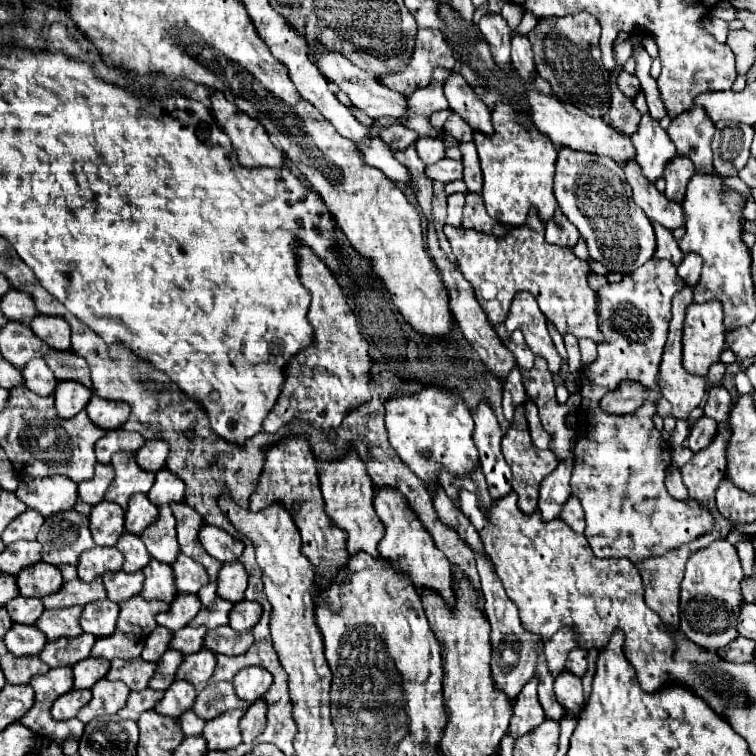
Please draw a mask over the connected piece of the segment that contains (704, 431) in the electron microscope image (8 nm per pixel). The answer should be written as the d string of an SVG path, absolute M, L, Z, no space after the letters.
M702 416L700 420L696 420L696 424L692 424L692 428L690 428L688 448L690 450L702 450L702 448L706 448L710 438L714 438L716 428L718 428L718 424L712 418L708 418L708 416Z

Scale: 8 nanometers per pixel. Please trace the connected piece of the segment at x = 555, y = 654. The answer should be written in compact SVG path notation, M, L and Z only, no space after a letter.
M566 626L566 630L558 630L550 640L546 640L544 654L548 660L548 668L554 676L558 676L558 672L562 672L568 652L576 646L578 646L578 634L576 634L576 630L572 630L572 626Z

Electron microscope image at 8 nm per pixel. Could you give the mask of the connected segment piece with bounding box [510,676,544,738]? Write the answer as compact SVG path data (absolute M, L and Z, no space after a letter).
M534 676L530 682L526 682L526 686L522 688L522 692L516 698L514 714L510 720L510 732L516 738L530 732L544 718L544 710L542 710L542 704L538 700L536 688L538 688L538 678Z

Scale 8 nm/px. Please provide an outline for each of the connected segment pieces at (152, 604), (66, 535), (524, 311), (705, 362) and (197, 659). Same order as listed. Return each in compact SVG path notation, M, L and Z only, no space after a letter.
M140 594L120 604L118 628L126 634L148 636L158 624L154 616L162 610L168 610L168 604L162 600L146 600Z
M76 510L48 516L36 540L42 544L42 560L54 566L76 564L84 550L94 548L88 518Z
M518 292L516 298L512 300L508 318L504 322L504 328L508 332L520 328L528 348L536 354L548 360L548 368L552 370L552 374L556 376L560 370L560 362L562 358L558 356L550 334L546 330L546 316L540 312L536 298L530 292Z
M710 300L704 304L690 304L686 308L686 320L684 320L684 366L690 374L698 374L698 376L706 376L708 368L712 364L716 364L720 360L720 354L726 348L726 330L724 330L724 310L722 304L718 300Z
M204 648L196 654L184 656L184 662L180 664L176 672L176 680L188 680L192 684L202 684L202 682L208 682L214 670L216 670L216 654Z

